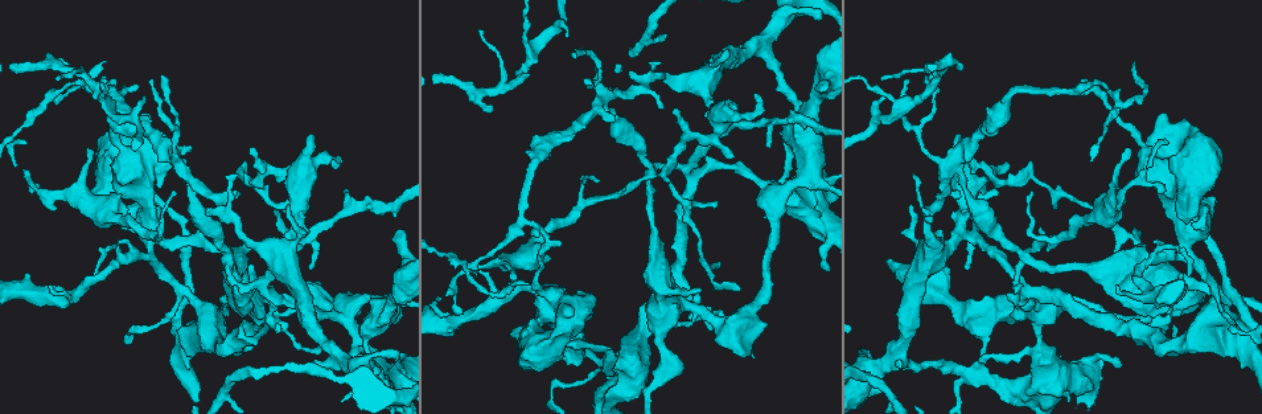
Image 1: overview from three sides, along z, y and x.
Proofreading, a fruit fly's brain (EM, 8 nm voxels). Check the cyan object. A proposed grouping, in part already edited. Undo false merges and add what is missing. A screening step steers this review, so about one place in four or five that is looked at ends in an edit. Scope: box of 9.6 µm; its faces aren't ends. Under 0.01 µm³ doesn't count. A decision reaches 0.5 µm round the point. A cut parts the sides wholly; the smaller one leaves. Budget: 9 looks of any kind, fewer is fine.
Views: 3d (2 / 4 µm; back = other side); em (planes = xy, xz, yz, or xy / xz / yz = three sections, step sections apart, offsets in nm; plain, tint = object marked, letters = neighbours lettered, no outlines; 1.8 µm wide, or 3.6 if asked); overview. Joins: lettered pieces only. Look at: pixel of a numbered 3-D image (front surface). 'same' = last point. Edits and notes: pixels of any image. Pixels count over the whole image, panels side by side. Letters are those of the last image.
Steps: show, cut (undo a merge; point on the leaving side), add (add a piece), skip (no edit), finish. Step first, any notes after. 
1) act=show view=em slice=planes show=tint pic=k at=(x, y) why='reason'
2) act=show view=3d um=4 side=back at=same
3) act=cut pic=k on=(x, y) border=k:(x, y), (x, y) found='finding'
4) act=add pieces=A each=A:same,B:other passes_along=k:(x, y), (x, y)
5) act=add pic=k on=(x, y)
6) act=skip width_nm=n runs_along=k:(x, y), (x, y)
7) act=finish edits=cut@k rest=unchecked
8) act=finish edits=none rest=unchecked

act=show view=3d um=4 pic=1 at=(998, 192) why='free end'

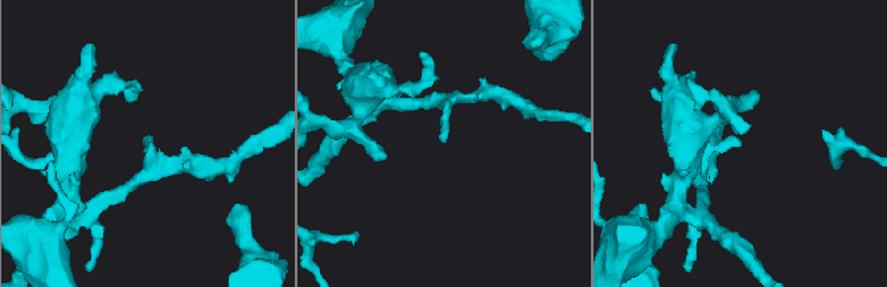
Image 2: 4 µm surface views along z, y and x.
act=show view=em slice=planes show=letters pic=2 at=(151, 141) why='shape alone is not enough'

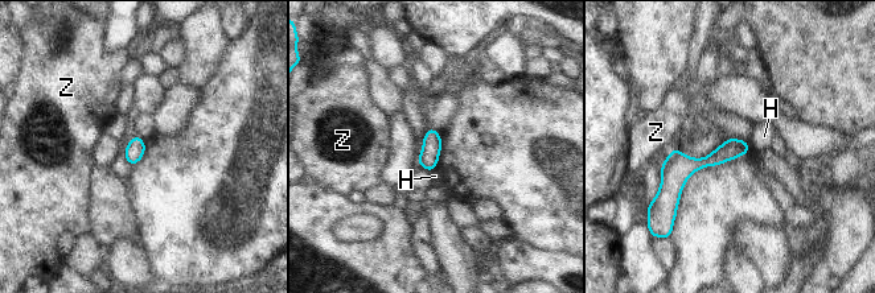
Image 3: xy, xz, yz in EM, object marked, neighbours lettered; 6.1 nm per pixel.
act=skip each=H:other,Z:other border=3:(435, 166), (430, 172) found='none of them fits'

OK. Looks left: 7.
act=show view=em slice=yz step=4 show=tint pic=1 at=(269, 292) why='four or more arms meet'

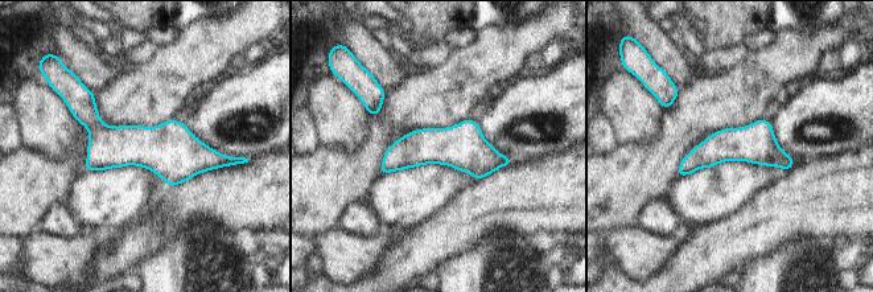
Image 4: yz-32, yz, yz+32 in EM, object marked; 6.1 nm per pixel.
act=show view=em slice=planes show=tint at=same why='another direction'

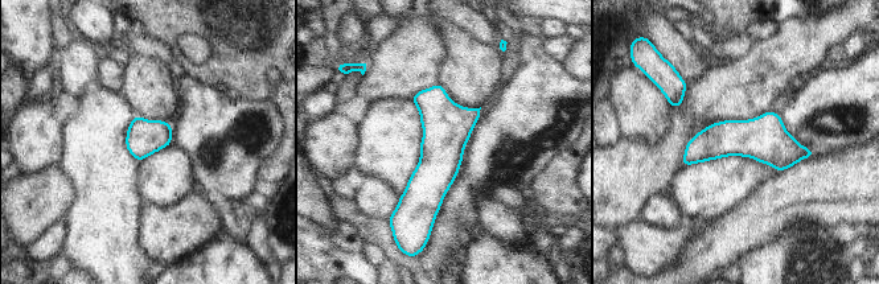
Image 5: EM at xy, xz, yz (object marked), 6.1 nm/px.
act=show view=em slice=planes show=letters at=same why='see the neighbours'

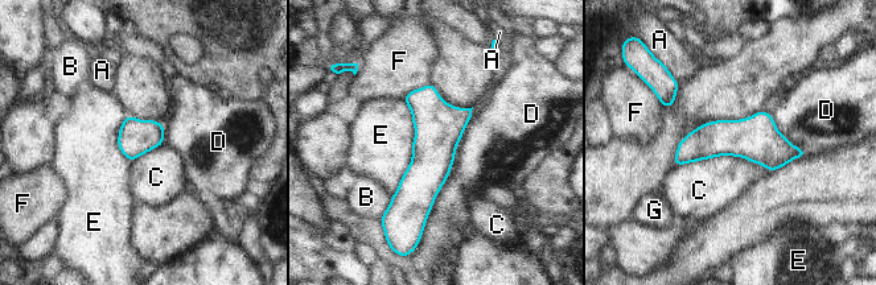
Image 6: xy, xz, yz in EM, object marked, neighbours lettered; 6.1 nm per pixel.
act=skip each=A:other,B:other,C:other,D:other,E:other,F:other,G:other border=6:(674, 165), (741, 156), (769, 172) found='continuous, no second neuron'

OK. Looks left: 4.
act=show view=3d um=4 side=back pic=1 at=(664, 175) why='abrupt turn'

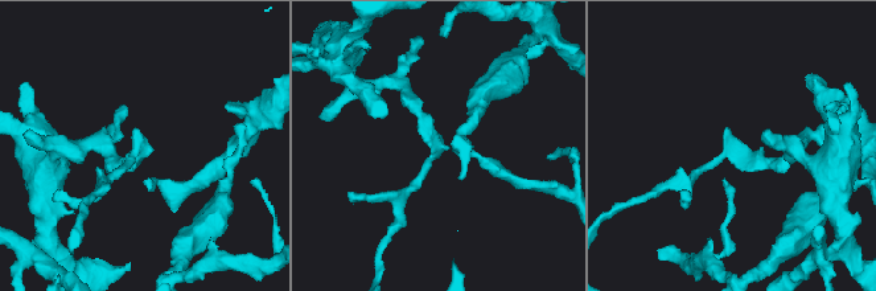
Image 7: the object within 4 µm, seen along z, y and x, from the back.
act=show view=em slice=xz step=4 show=tint pic=7 at=(731, 150) why='need the tissue'

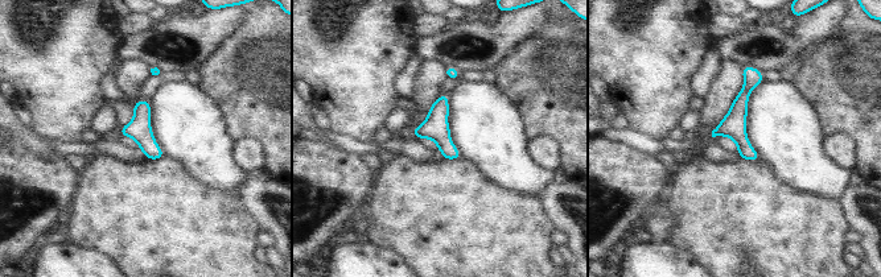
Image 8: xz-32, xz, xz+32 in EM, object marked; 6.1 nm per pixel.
act=show view=em slice=planes show=letters at=same why='cut it another way'

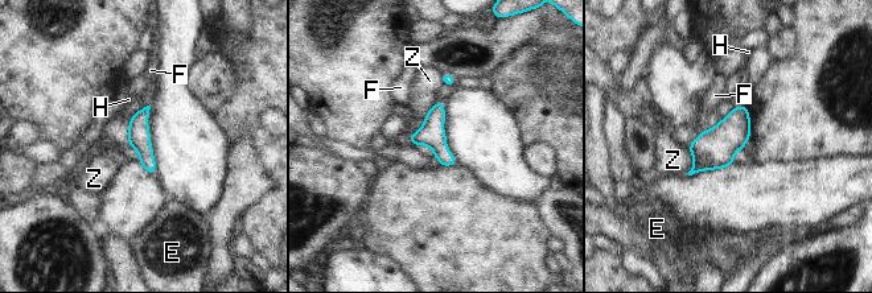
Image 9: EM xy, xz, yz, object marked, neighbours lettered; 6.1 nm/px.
act=skip longest_contact=Z:170nm each=E:other,F:other,H:other,Z:other runs_along=9:(145, 111), (142, 145), (152, 170) found='continuous, no second neuron'

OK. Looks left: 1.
act=finish edits=none rest=unchecked

